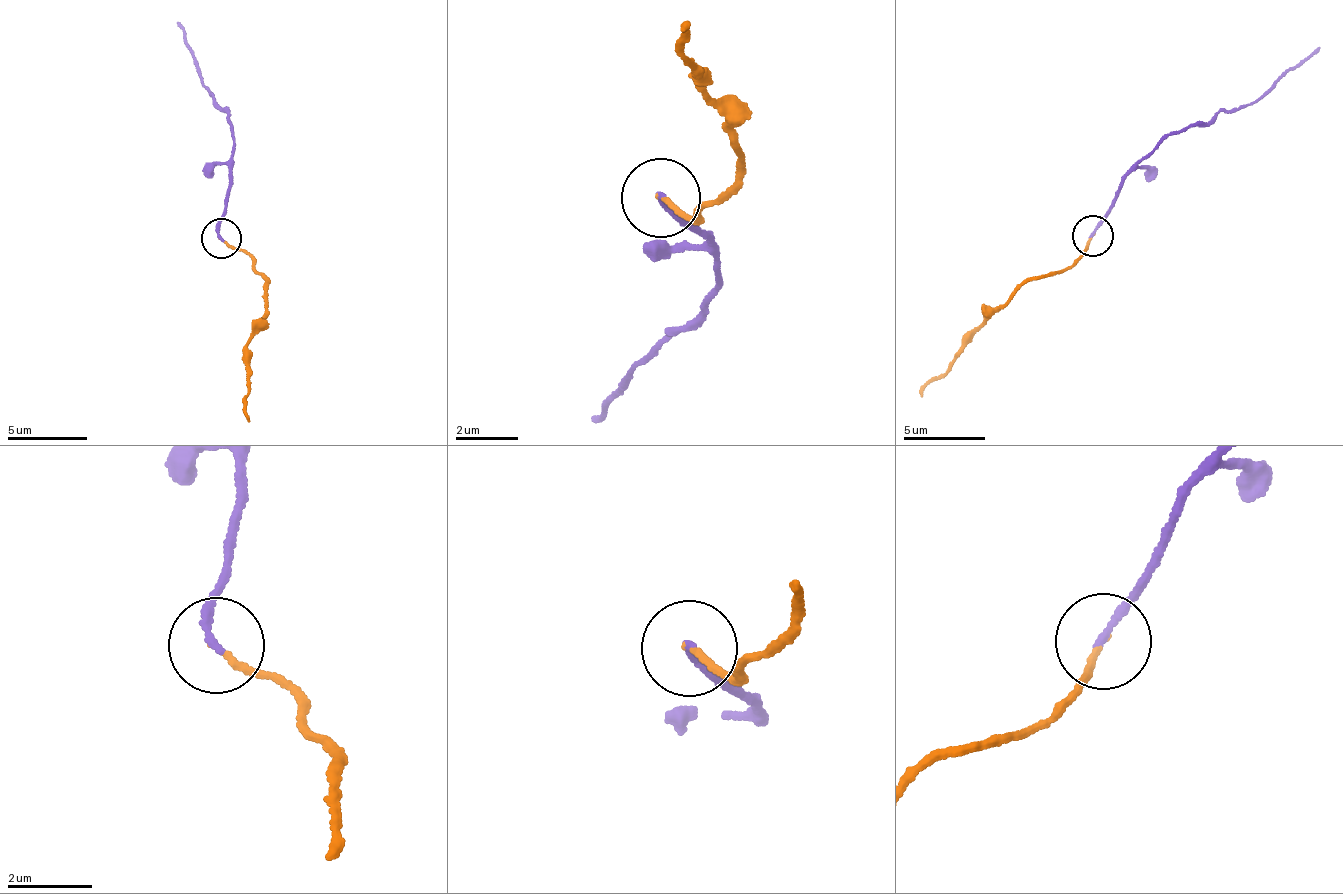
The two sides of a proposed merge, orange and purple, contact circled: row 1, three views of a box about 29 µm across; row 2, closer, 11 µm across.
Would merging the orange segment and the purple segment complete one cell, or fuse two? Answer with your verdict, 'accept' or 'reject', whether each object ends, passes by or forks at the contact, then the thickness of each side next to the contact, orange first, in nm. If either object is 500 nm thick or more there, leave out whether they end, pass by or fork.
accept | orange ends | purple ends | 110/180 nm

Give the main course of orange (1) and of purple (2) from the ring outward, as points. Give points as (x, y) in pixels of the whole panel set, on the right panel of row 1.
1: (1093, 234), (1080, 257), (1021, 288), (921, 397)
2: (1091, 234), (1102, 222), (1120, 179), (1151, 152), (1190, 126), (1247, 105), (1319, 47)

